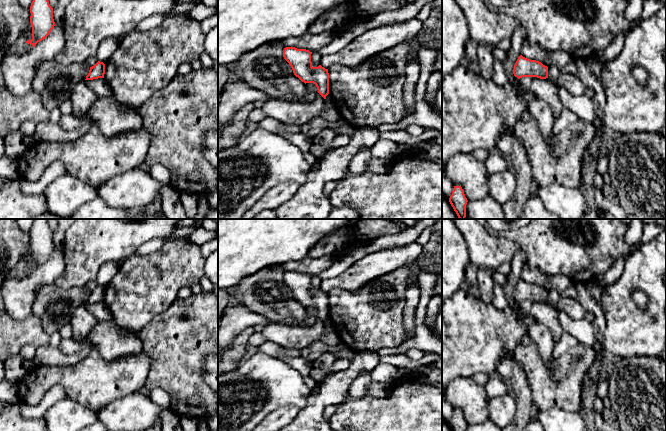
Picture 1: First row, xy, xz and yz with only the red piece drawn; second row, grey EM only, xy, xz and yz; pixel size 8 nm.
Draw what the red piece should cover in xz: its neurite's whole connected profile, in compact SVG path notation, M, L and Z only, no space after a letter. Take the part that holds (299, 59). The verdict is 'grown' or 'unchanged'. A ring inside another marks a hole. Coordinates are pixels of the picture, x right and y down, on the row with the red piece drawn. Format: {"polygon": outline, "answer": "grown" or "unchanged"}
{"polygon": "M286 47L283 50L283 57L291 66L293 73L302 82L316 85L318 93L326 99L329 94L329 73L321 65L313 67L309 50Z", "answer": "unchanged"}

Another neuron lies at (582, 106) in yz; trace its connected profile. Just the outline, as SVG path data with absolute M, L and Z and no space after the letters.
M556 66L548 67L548 78L558 88L559 98L563 108L571 110L579 119L593 123L595 114L593 112L592 99L586 95L575 97L565 88L560 87L557 83L561 71Z

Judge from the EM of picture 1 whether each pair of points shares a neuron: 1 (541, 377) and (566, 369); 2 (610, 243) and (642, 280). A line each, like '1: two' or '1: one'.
1: one
2: two

